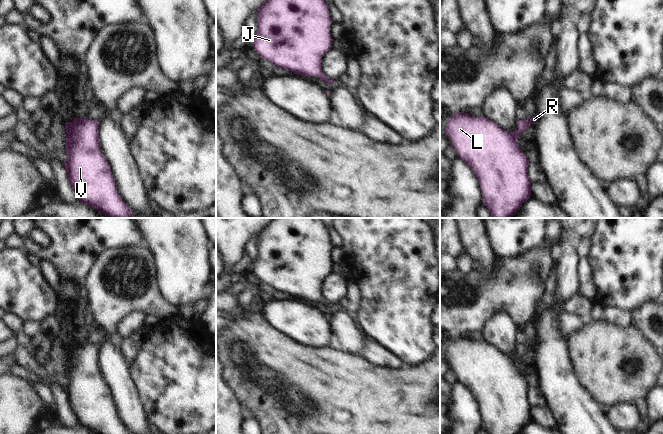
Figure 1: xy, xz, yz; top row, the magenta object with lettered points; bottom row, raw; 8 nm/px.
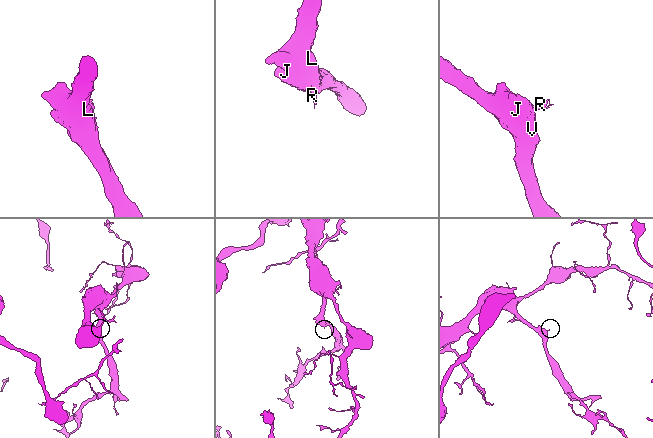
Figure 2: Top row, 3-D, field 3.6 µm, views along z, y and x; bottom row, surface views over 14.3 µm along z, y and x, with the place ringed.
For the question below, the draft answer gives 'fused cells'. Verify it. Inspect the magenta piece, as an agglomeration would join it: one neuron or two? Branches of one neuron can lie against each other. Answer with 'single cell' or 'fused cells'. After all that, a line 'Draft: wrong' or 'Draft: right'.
single cell
Draft: wrong

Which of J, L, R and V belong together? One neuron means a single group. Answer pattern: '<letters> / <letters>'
J L R V

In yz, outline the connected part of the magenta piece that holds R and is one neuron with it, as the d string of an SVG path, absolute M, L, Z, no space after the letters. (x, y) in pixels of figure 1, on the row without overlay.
M458 336L453 342L448 343L445 360L450 362L450 370L456 373L457 381L463 384L476 399L483 419L483 428L488 434L519 434L522 428L531 421L531 405L528 399L529 384L519 372L518 361L520 357L524 357L529 352L531 347L535 348L537 343L538 341L535 339L531 344L518 344L518 353L512 357L502 354L500 350L485 340L475 342Z

